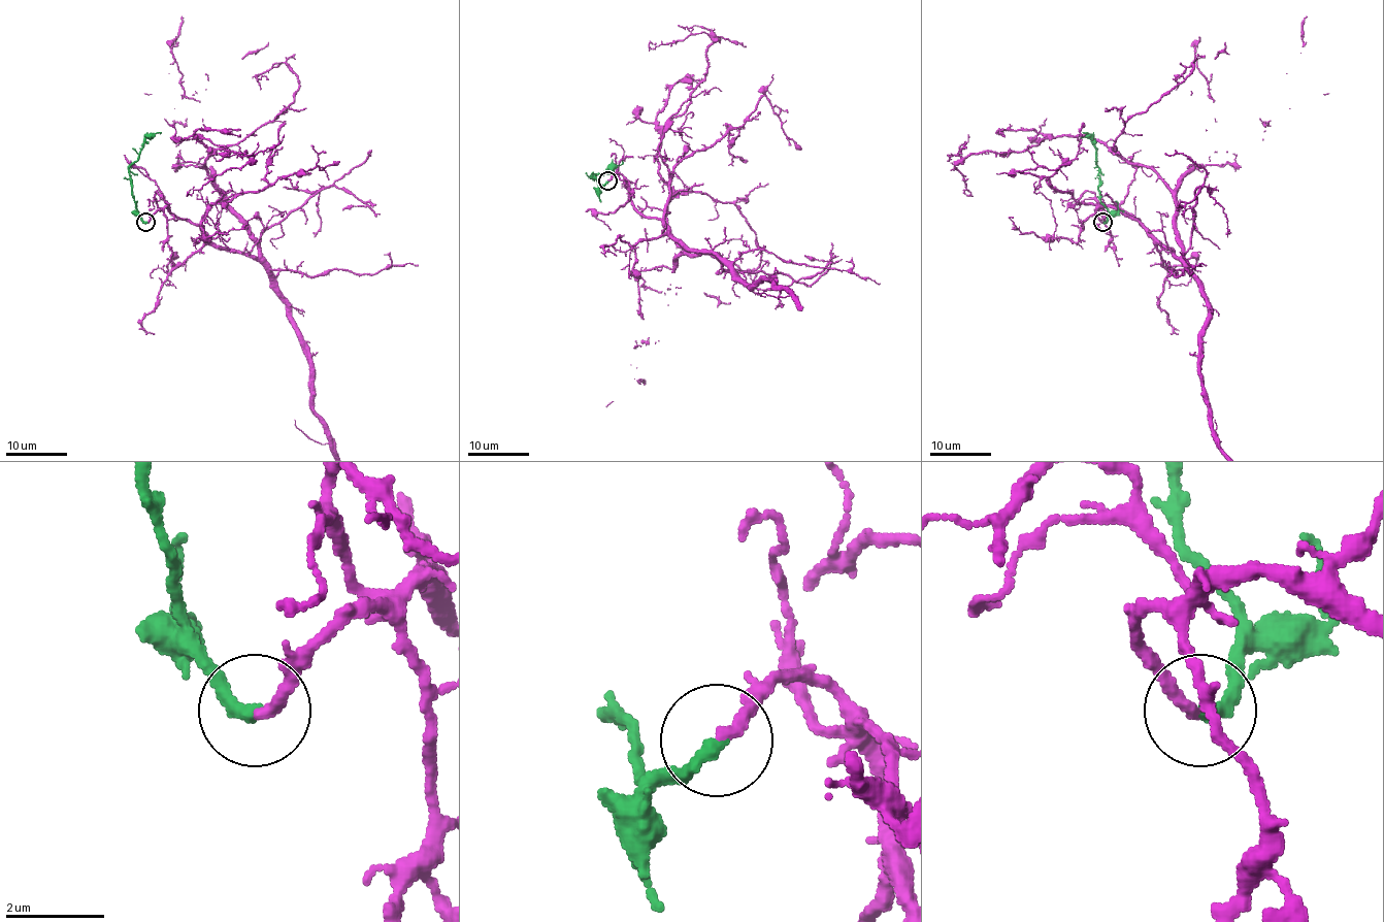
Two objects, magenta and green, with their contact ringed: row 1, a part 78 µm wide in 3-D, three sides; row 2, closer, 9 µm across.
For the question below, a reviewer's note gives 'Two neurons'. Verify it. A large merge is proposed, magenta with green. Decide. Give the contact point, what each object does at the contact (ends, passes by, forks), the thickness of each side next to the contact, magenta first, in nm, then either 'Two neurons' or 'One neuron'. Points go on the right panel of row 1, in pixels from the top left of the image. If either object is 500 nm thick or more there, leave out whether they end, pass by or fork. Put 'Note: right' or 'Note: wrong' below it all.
Place: (1102, 222). At the ring magenta ends. At the ring green ends. Thickness 240 nm (magenta) against 300 nm. One neuron
Note: wrong

